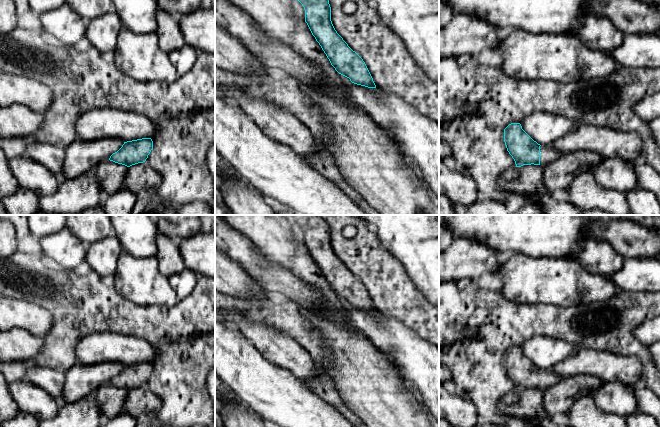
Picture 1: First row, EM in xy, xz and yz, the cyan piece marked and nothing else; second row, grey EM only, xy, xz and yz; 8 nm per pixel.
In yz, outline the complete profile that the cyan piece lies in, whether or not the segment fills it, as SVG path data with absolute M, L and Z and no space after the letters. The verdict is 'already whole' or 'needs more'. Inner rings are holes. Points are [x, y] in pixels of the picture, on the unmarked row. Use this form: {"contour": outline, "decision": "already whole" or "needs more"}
{"contour": "M511 347L504 353L504 366L507 375L515 385L516 391L531 388L545 390L563 379L549 370L538 368L522 353L520 347Z", "decision": "needs more"}

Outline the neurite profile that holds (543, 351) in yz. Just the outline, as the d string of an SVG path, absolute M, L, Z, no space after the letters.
M534 336L520 346L522 353L538 368L548 370L573 354L573 345L562 339Z

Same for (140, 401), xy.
M146 386L128 391L124 404L124 412L134 418L156 412L162 405L161 398Z

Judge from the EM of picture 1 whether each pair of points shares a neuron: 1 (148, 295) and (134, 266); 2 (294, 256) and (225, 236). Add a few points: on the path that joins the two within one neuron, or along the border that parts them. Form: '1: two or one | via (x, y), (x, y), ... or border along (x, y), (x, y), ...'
1: one | via (147, 288), (134, 273)
2: two | border along (235, 229), (246, 236), (269, 261)

